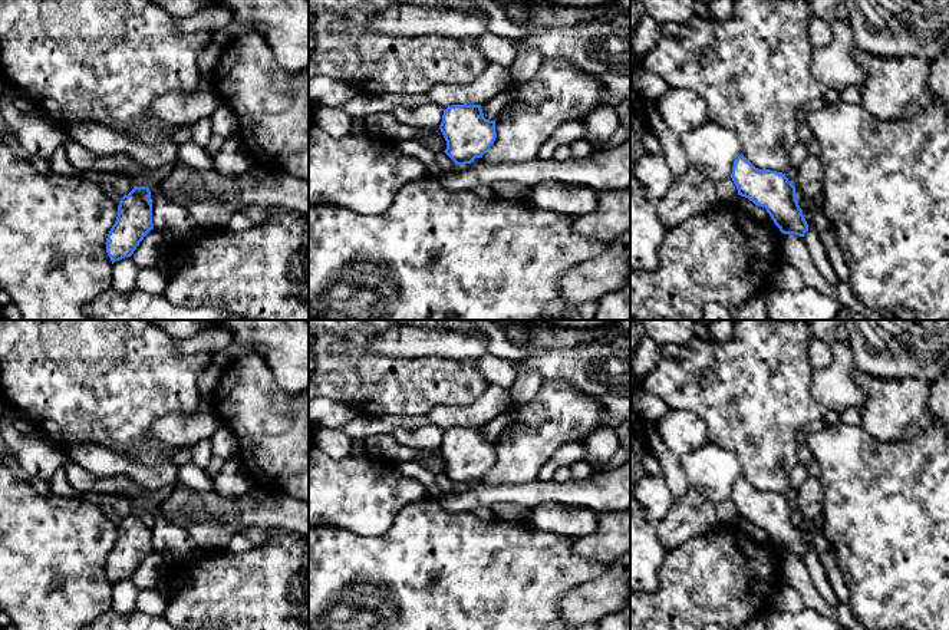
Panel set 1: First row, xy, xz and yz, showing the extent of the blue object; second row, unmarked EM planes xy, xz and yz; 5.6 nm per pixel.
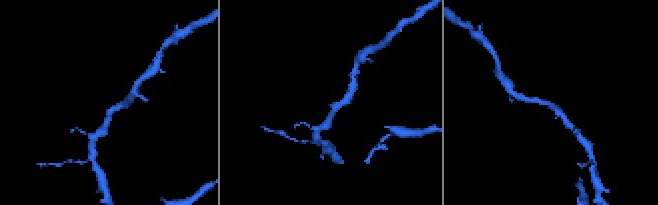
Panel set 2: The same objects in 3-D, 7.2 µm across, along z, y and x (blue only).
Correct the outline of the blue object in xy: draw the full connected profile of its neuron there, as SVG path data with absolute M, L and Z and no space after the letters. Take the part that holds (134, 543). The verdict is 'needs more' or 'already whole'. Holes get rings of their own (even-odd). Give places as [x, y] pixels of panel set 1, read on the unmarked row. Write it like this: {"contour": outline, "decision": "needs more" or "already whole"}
{"contour": "M134 508L118 527L118 538L106 560L106 574L112 583L131 578L144 558L154 551L151 512Z", "decision": "already whole"}

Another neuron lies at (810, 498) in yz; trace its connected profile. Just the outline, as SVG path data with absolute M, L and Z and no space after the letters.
M808 476L797 492L795 515L797 519L814 521L823 515L824 491L818 478Z

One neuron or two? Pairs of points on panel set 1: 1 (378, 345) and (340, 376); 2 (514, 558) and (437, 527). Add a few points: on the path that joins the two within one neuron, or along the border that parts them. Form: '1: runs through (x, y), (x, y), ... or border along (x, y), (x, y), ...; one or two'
1: border along (369, 345), (376, 353), (398, 355), (404, 359); two
2: runs through (496, 558), (468, 558), (455, 546); one

